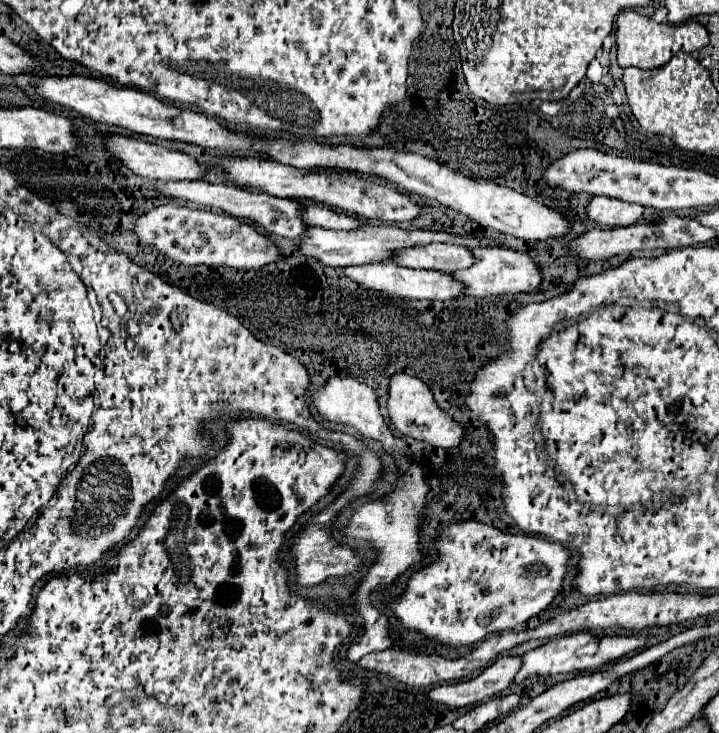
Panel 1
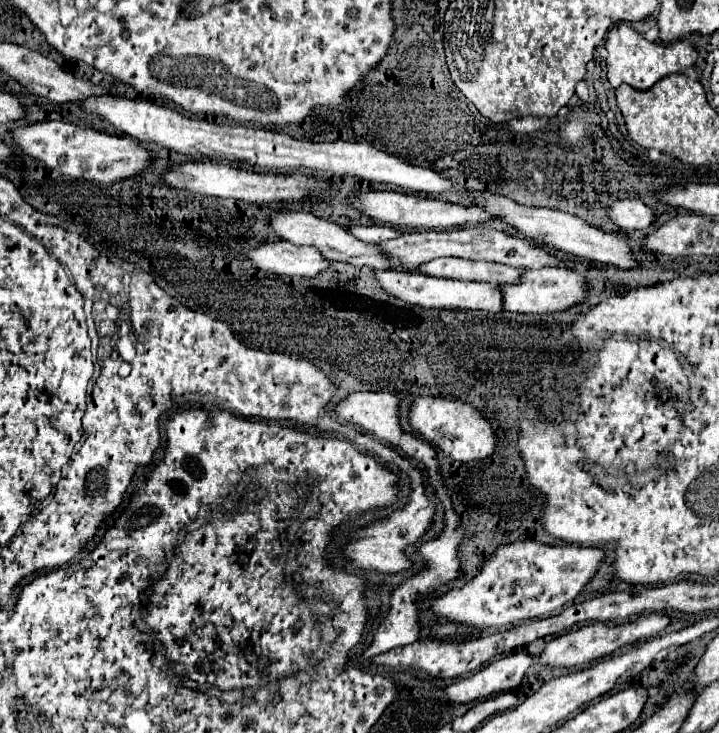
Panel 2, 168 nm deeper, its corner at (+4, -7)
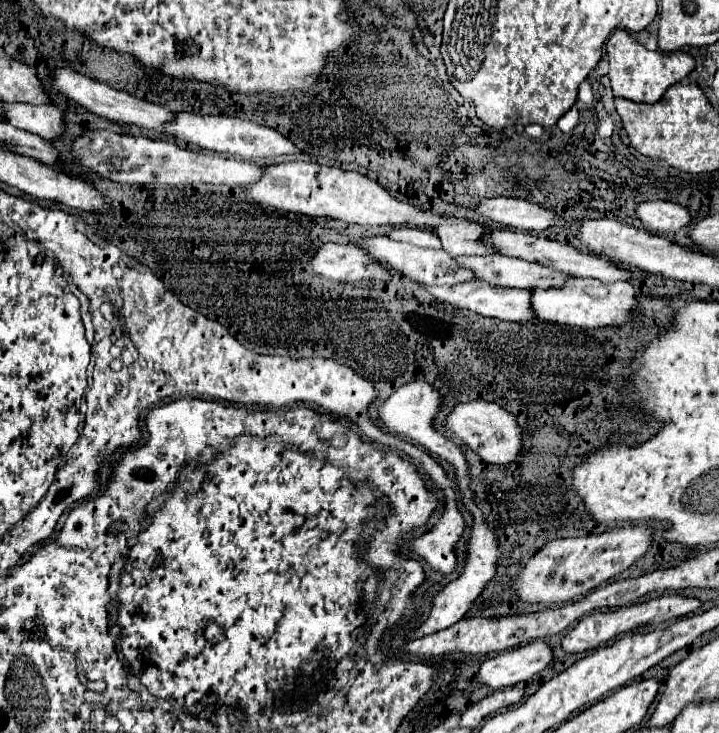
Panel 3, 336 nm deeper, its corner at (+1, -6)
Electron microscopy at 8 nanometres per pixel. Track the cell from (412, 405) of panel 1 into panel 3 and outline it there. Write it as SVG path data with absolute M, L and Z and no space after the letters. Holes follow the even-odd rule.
M483 399L459 403L449 411L443 425L453 437L465 443L471 451L475 451L485 463L507 465L515 461L517 453L521 451L521 429L513 419L513 415L509 415L509 411L501 409L497 403L483 401Z

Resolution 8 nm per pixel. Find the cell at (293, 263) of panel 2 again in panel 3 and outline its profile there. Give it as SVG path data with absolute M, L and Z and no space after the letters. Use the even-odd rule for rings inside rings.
M319 245L309 261L309 269L315 275L323 275L339 283L355 283L361 279L389 279L389 271L383 265L369 259L355 245Z

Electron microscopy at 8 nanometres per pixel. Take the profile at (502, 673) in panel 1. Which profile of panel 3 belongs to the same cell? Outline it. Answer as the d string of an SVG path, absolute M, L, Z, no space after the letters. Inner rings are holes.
M531 641L523 647L499 653L483 661L479 673L475 675L475 681L489 687L491 691L507 689L517 683L529 681L533 675L543 671L549 665L551 657L553 653L547 643Z

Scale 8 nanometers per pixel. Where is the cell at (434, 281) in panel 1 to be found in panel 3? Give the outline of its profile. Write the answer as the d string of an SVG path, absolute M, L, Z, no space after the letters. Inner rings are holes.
M469 281L469 283L459 283L453 287L425 287L425 289L441 303L469 309L483 317L497 317L503 321L521 321L521 323L533 319L533 311L531 311L531 303L529 303L529 297L531 297L529 289L499 287L499 285L489 285L485 281Z

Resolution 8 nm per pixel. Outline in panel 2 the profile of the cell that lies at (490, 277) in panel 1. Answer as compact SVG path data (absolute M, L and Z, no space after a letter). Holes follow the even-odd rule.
M542 268L542 270L524 270L522 282L512 286L500 286L504 294L504 310L516 314L554 314L566 312L576 304L582 304L588 298L588 280L566 268Z

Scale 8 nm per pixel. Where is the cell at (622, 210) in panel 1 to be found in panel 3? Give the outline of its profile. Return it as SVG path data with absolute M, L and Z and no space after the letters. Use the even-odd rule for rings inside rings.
M645 201L635 207L637 219L653 233L677 231L687 227L691 217L685 207L671 201Z

